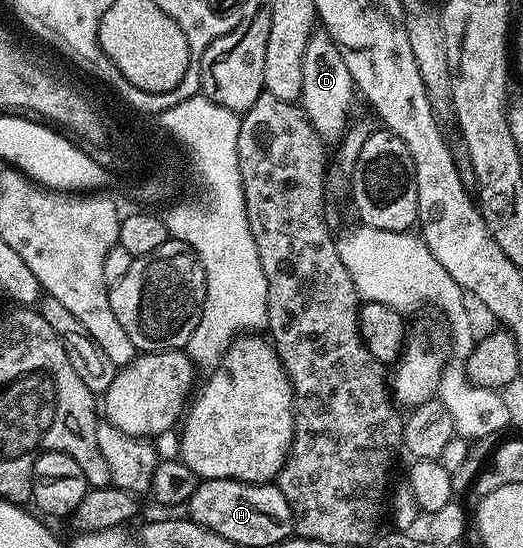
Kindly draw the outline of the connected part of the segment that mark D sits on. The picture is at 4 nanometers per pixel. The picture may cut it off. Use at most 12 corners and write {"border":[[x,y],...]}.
{"border":[[313,36],[299,104],[318,136],[347,131],[358,97],[340,46]]}

